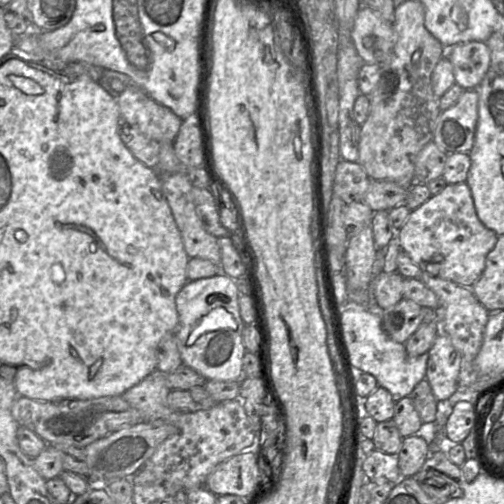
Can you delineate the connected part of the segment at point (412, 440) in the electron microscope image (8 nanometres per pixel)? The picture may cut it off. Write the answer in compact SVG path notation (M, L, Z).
M422 433L403 438L398 453L398 467L402 478L414 477L431 453Z

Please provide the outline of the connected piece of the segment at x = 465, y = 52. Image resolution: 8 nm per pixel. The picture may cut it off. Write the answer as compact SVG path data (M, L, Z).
M469 41L445 48L454 68L455 83L465 90L477 89L490 67L490 51L486 42Z

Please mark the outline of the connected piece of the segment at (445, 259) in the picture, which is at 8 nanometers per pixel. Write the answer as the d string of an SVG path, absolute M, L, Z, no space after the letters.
M466 182L447 184L440 193L411 210L396 236L401 249L423 272L468 288L472 288L482 275L486 257L499 237L479 220Z

